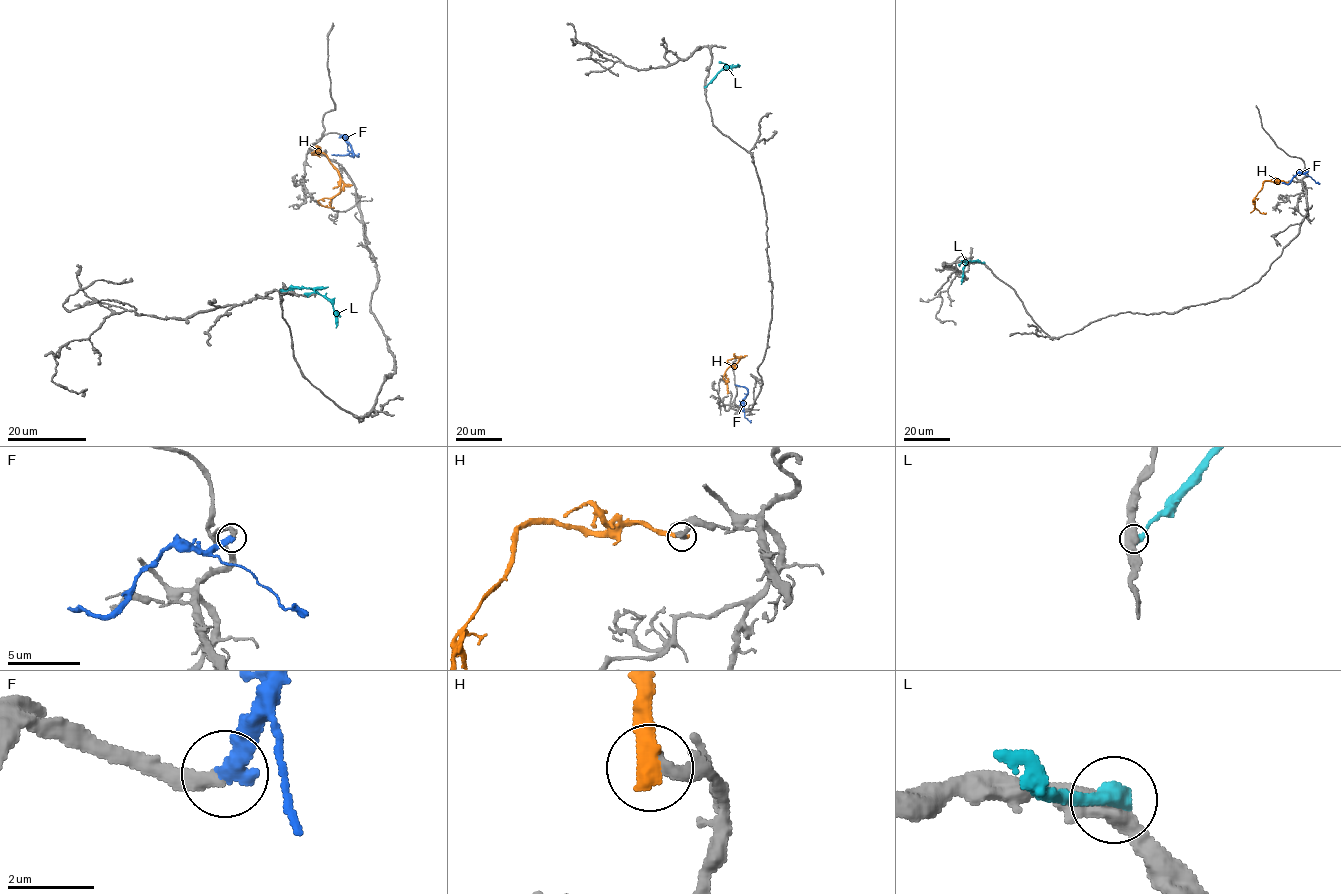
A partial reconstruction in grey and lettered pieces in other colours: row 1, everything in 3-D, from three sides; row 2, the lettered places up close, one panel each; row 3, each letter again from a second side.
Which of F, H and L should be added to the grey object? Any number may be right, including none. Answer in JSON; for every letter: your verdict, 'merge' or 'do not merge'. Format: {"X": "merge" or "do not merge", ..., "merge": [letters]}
{"F": "merge", "H": "do not merge", "L": "do not merge", "merge": ["F"]}

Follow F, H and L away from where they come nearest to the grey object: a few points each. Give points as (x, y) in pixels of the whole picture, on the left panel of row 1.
F: (342, 135), (350, 145), (353, 155), (331, 154)
H: (319, 155), (317, 151), (311, 153), (321, 151), (338, 173), (340, 192), (318, 201), (334, 208)
L: (281, 291), (289, 288), (314, 290), (332, 304), (336, 327)

